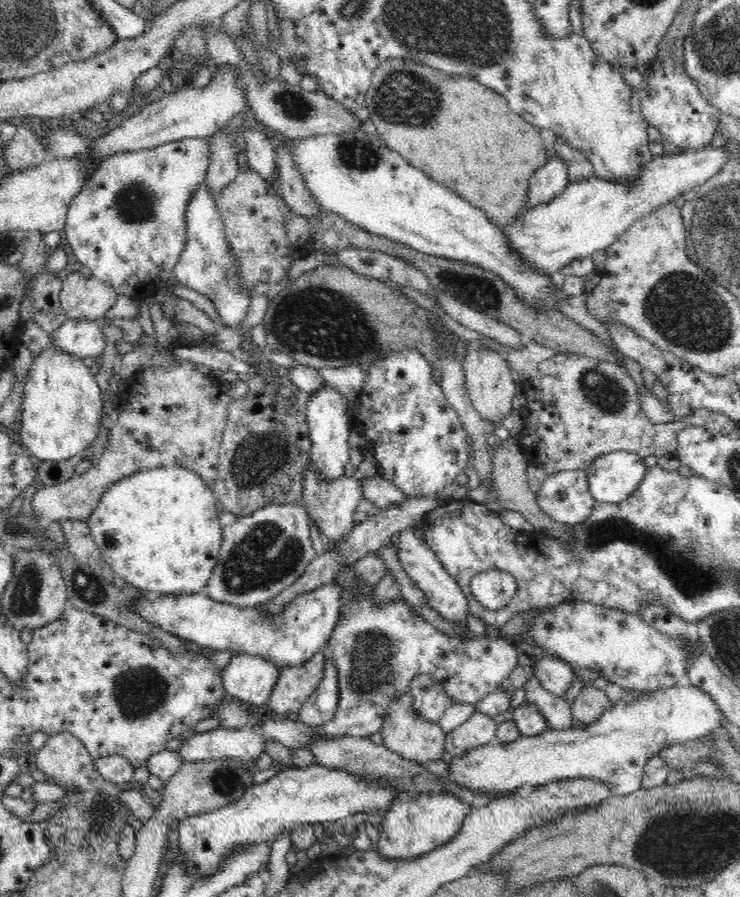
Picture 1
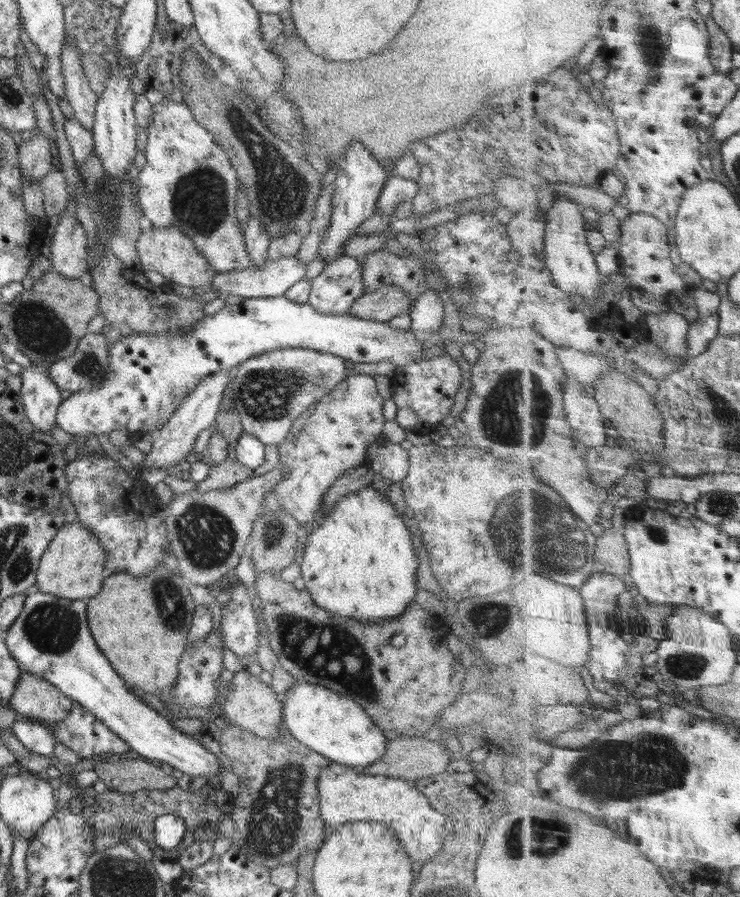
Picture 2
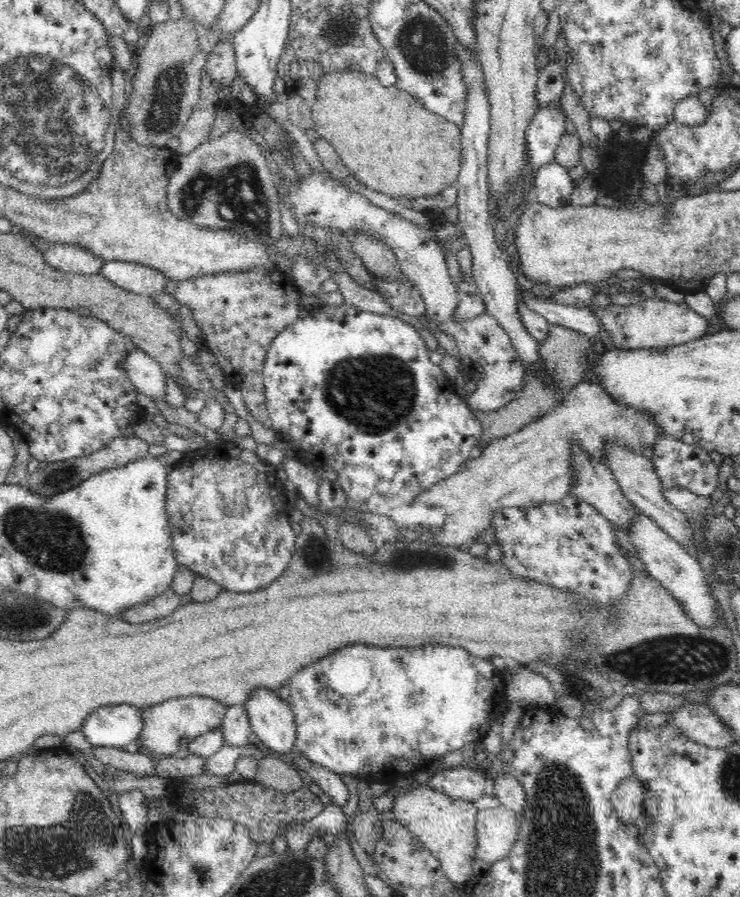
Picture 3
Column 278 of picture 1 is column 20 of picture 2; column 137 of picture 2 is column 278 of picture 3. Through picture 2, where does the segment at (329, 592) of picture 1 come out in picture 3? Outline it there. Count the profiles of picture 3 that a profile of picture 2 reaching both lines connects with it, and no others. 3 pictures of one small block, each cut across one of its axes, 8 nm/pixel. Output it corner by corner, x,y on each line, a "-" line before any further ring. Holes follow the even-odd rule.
258,688
245,704
252,731
275,756
285,756
294,748
297,725
292,709
277,692

